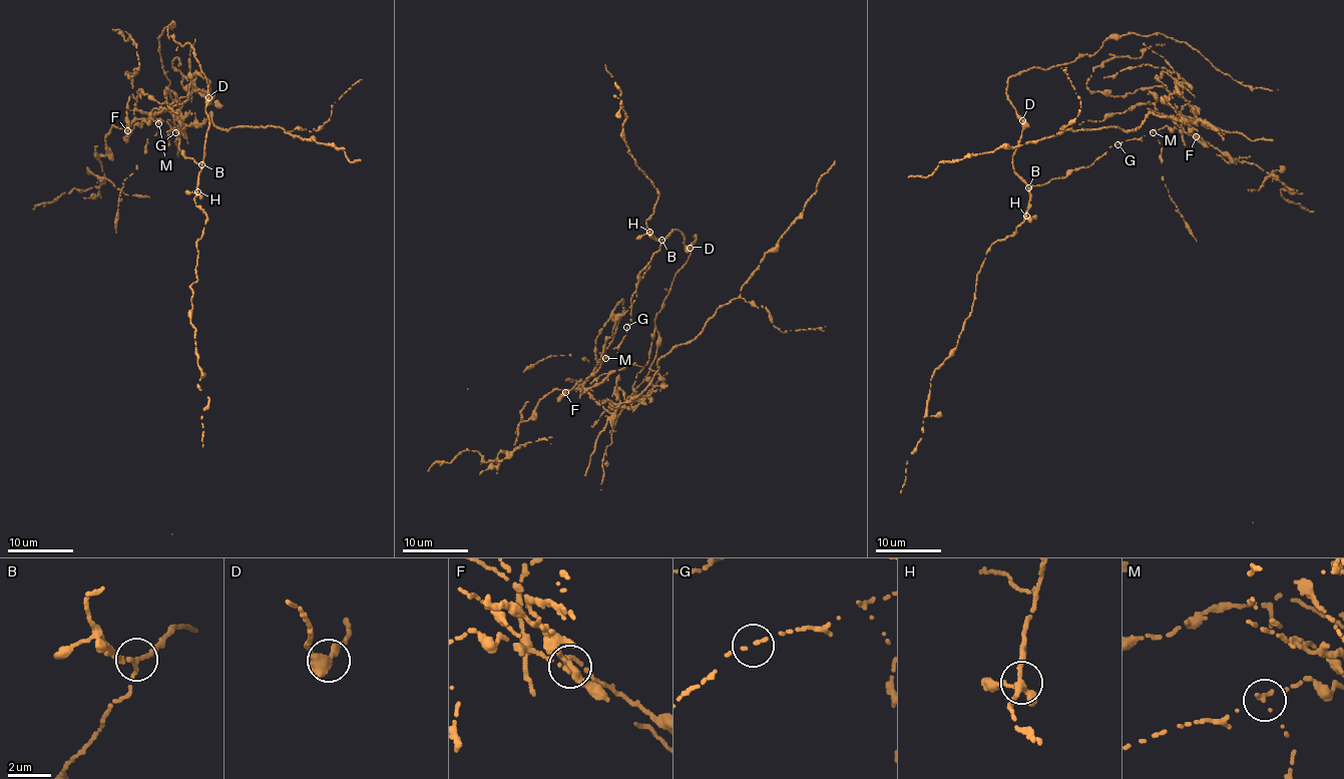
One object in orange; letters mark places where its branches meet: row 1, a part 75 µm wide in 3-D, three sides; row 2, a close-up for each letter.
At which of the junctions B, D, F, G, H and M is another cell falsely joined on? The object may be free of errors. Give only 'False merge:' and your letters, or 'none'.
False merge: F

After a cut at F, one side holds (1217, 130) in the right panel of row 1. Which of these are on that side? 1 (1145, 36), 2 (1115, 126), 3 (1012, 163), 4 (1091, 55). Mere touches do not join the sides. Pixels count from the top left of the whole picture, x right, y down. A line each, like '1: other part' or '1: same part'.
1: other part
2: same part
3: other part
4: other part

